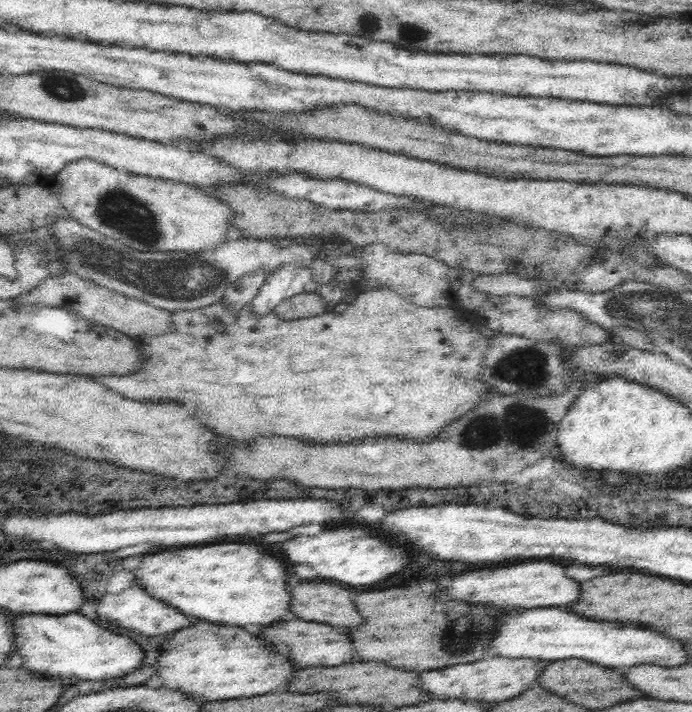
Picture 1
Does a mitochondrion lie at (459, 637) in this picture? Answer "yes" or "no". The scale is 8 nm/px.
yes

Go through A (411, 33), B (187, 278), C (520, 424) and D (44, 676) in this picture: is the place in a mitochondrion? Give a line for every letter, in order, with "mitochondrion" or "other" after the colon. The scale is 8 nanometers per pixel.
A: mitochondrion
B: mitochondrion
C: mitochondrion
D: other

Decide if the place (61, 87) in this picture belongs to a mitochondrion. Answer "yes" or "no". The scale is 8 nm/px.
yes

